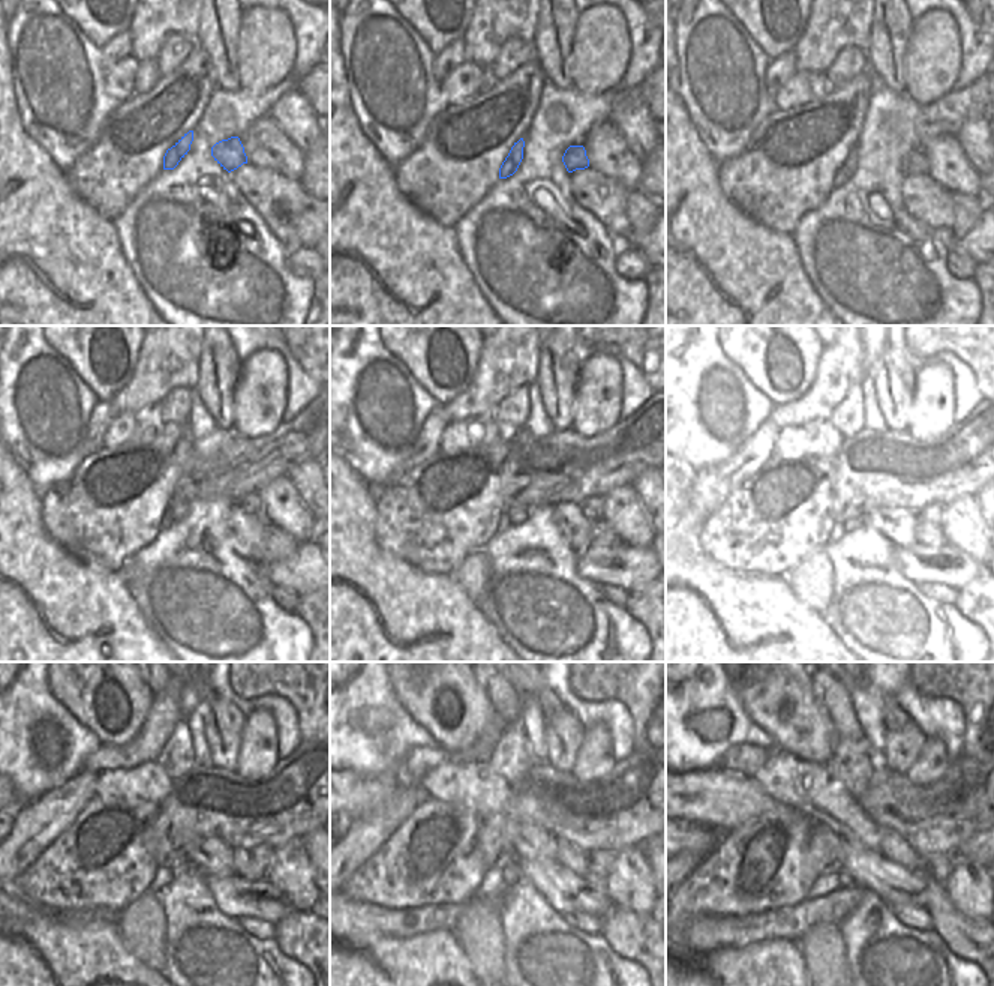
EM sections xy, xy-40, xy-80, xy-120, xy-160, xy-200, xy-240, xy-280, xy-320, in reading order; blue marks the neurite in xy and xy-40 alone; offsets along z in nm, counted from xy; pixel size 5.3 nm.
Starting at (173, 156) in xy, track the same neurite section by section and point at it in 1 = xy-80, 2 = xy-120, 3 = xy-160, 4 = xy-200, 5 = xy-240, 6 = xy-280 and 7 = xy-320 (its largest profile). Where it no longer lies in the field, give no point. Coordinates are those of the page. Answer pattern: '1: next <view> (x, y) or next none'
1: next xy-80 (849, 165)
2: next xy-120 (177, 509)
3: next xy-160 (516, 515)
4: next xy-200 (852, 523)
5: next xy-240 (182, 863)
6: next xy-280 (510, 874)
7: next xy-320 (844, 881)

